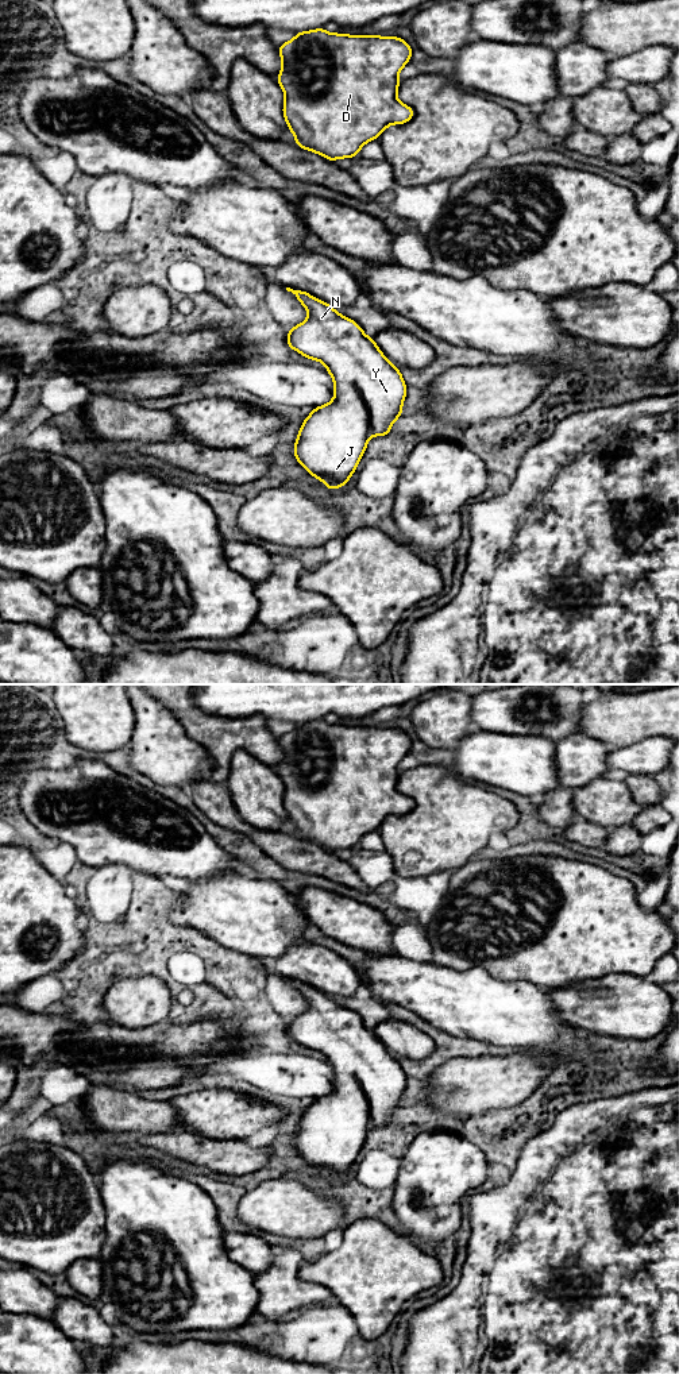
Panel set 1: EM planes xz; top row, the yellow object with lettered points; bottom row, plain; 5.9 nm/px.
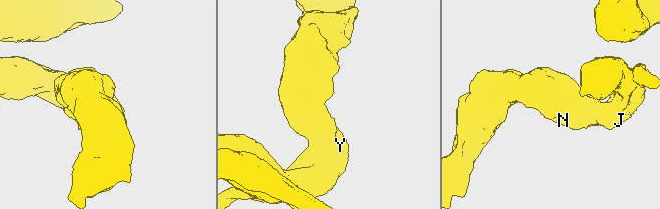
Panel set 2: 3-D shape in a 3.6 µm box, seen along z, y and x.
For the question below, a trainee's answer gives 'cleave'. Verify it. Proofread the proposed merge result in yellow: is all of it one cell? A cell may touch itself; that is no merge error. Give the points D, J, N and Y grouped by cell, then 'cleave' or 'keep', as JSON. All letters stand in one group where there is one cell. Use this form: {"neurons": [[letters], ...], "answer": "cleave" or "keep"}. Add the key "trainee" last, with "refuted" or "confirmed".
{"neurons": [["D", "J", "N", "Y"]], "answer": "keep", "trainee": "refuted"}

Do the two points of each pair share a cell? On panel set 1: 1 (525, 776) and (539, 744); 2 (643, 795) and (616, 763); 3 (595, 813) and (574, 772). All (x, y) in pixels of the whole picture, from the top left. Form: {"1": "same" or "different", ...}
{"1": "same", "2": "different", "3": "different"}

